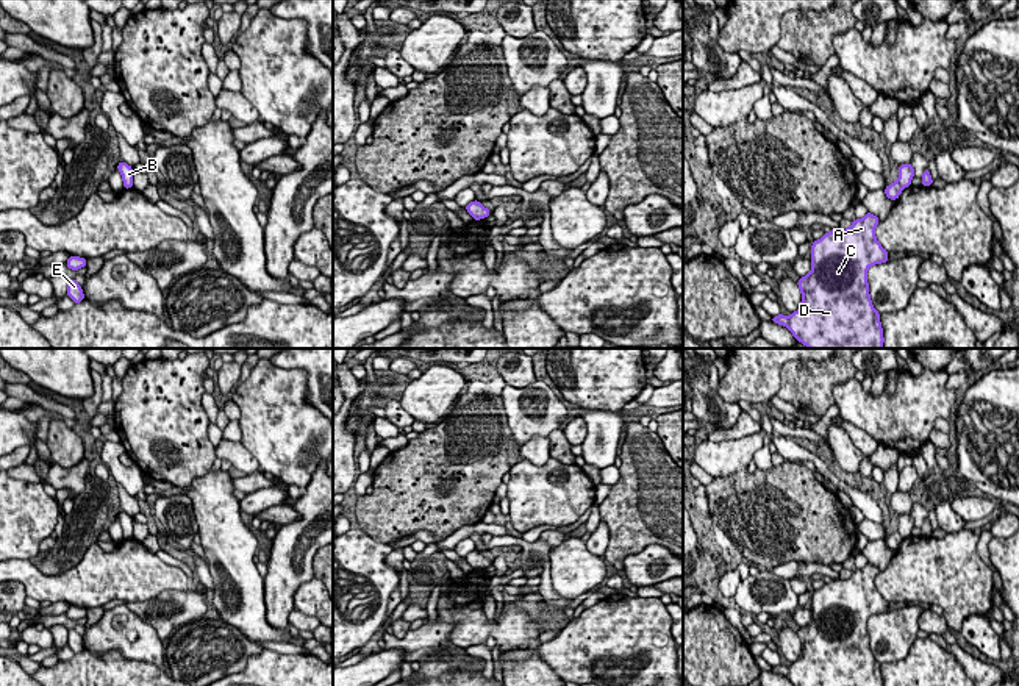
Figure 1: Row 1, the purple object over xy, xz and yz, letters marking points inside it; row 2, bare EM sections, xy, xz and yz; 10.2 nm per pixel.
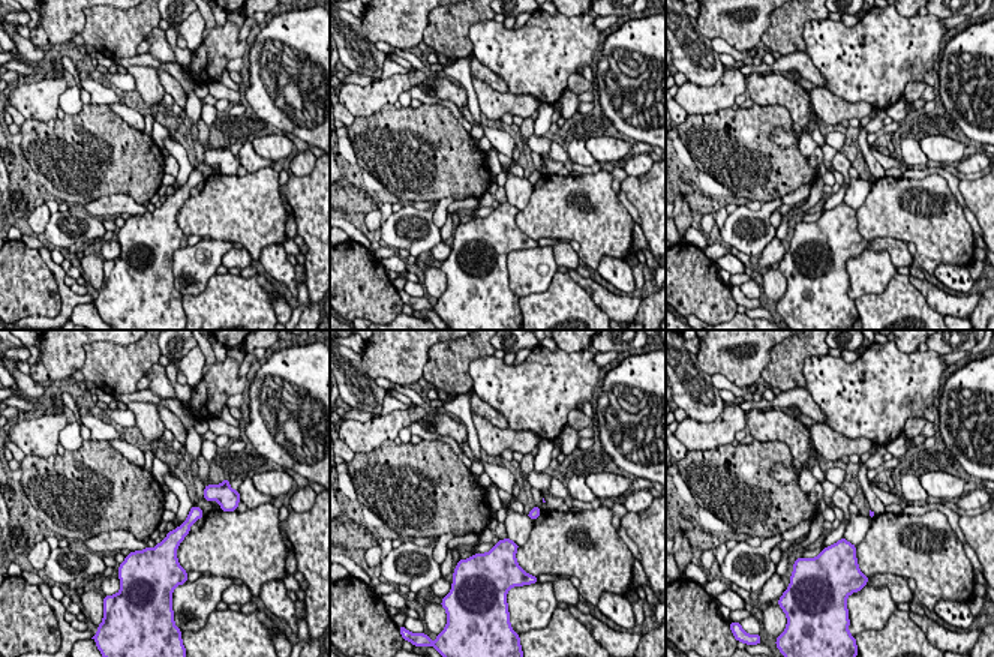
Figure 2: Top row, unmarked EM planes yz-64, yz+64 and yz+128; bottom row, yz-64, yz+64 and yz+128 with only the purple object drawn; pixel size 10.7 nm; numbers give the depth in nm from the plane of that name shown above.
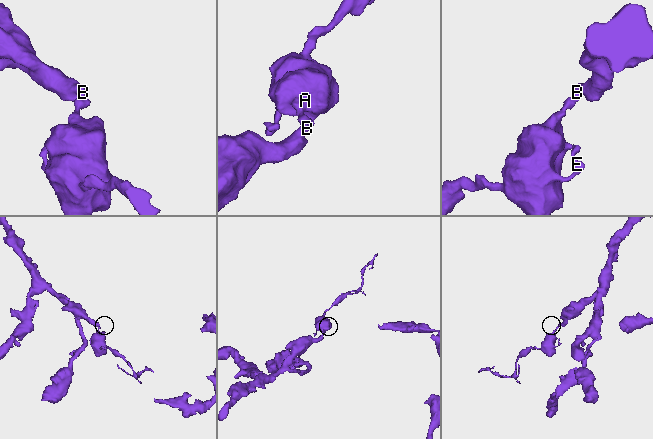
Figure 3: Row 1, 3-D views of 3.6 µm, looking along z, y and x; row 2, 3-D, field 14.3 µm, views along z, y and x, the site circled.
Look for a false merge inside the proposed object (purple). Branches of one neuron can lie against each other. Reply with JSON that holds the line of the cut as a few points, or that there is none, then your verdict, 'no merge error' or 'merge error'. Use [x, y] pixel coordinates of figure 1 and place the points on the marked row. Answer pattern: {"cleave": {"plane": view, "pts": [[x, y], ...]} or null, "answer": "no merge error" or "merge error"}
{"cleave": {"plane": "yz", "pts": [[897, 180], [902, 188]]}, "answer": "merge error"}

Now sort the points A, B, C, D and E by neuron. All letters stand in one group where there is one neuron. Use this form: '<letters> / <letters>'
A C D E / B

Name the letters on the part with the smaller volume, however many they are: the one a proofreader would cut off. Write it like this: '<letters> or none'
A, C, D, E

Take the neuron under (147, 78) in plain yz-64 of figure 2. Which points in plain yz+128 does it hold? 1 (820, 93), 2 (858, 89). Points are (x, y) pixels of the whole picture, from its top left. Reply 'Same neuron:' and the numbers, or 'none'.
Same neuron: 1

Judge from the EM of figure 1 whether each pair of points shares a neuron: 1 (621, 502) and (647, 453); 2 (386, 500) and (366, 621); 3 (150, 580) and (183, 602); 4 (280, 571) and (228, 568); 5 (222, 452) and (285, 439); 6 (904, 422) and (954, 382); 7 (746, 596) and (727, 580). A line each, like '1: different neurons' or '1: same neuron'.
1: same neuron
2: different neurons
3: different neurons
4: different neurons
5: different neurons
6: different neurons
7: different neurons

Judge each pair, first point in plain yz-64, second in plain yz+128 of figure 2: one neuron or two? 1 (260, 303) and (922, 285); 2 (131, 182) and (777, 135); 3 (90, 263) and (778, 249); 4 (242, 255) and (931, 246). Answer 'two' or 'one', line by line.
1: two
2: two
3: two
4: two

